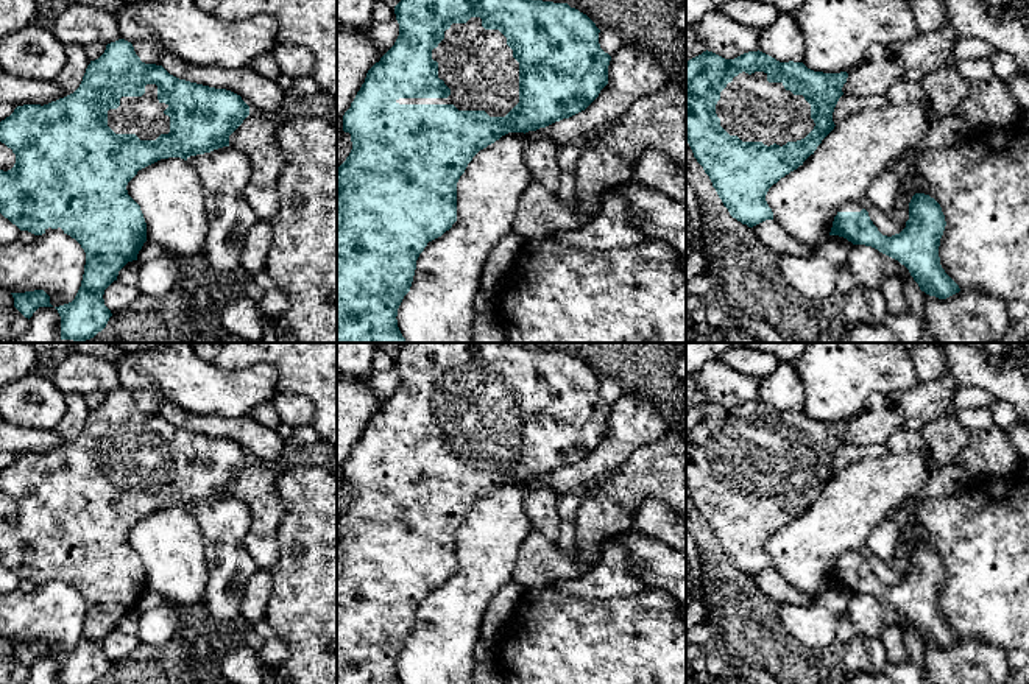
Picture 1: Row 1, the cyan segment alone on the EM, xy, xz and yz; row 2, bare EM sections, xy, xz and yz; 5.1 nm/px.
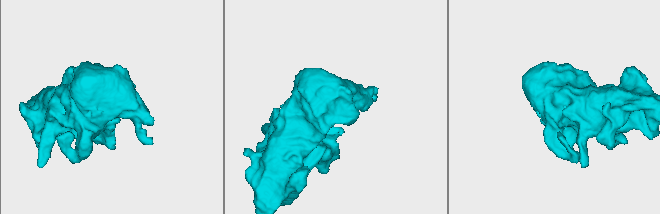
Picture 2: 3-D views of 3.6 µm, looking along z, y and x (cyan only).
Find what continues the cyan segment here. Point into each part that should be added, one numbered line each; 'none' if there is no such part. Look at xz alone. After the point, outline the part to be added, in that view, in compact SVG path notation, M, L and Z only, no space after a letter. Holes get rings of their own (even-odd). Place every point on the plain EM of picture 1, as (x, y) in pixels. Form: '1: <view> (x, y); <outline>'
1: xz (477, 415); M480 366L452 372L444 388L432 399L438 411L438 427L451 438L447 447L399 447L399 453L454 453L458 460L485 460L490 466L505 466L519 452L519 411L499 379L485 379Z

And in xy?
1: xy (144, 465); M147 433L142 446L122 446L117 458L108 460L108 475L115 483L136 483L140 489L156 489L170 481L170 466L164 463L168 453L157 449L157 435Z

